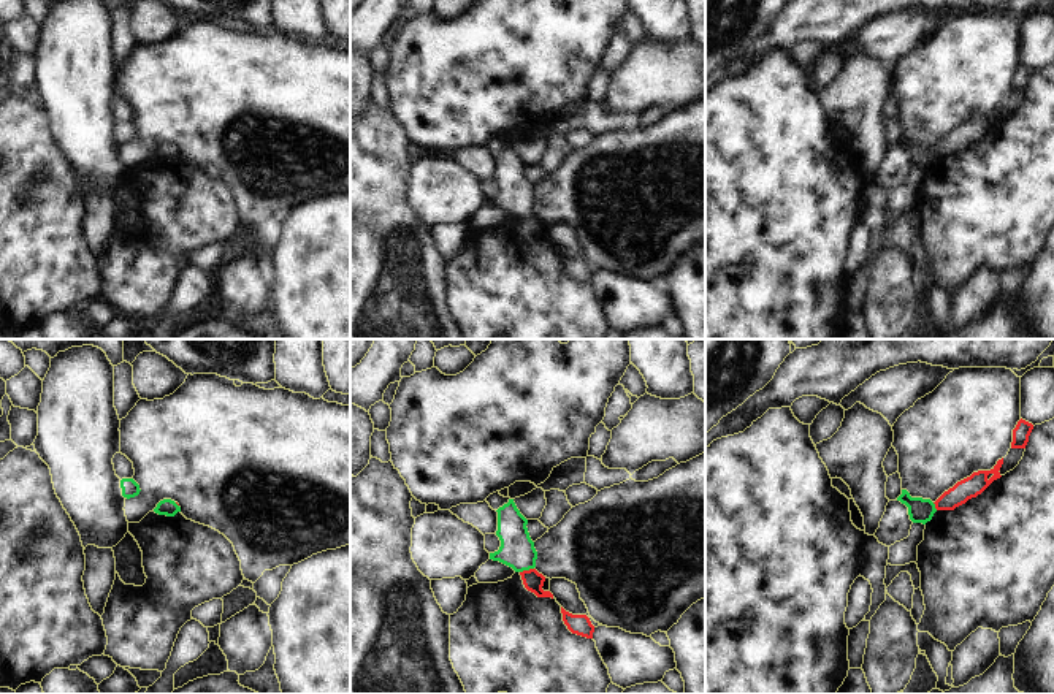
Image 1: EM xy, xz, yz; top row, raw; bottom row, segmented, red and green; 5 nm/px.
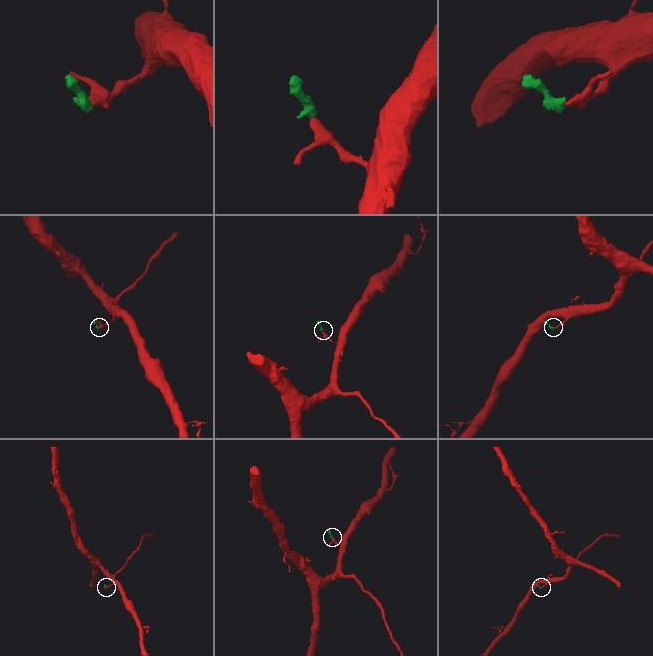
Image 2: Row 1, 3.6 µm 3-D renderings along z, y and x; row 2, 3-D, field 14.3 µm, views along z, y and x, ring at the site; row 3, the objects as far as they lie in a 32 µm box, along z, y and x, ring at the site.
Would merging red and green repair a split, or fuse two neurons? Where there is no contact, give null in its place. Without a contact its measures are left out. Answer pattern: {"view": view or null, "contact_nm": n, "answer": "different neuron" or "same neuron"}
{"view": "xz", "contact_nm": 80, "answer": "same neuron"}

